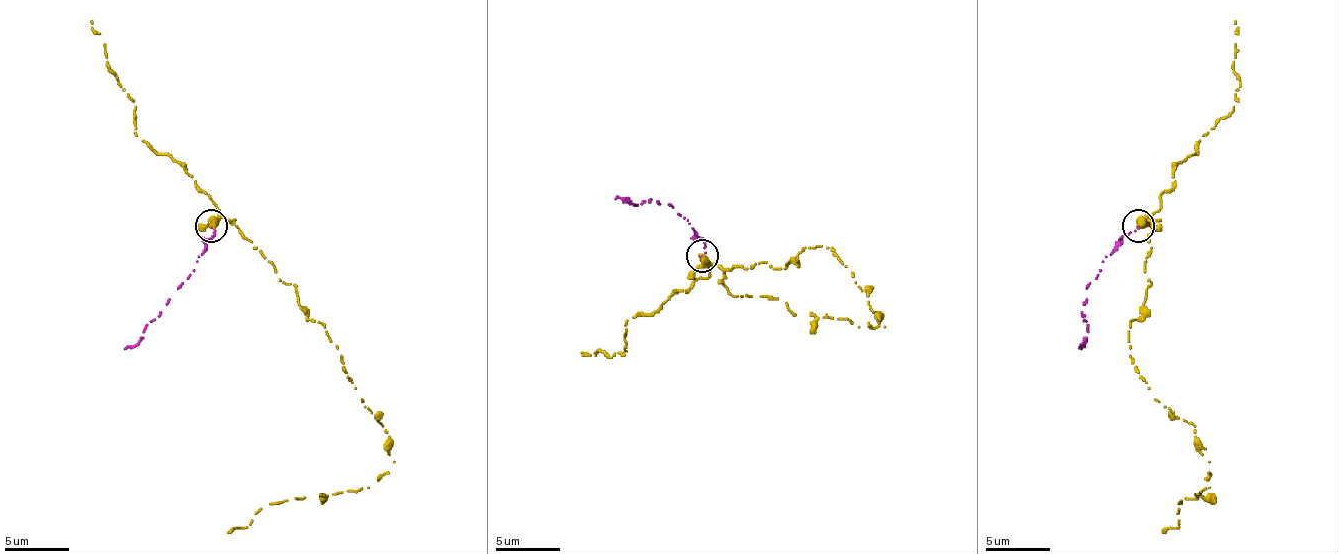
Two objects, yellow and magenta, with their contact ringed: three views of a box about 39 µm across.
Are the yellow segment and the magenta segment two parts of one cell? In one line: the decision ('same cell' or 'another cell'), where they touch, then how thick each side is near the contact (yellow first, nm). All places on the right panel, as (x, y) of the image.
another cell | (1138, 226) | 400/100 nm

